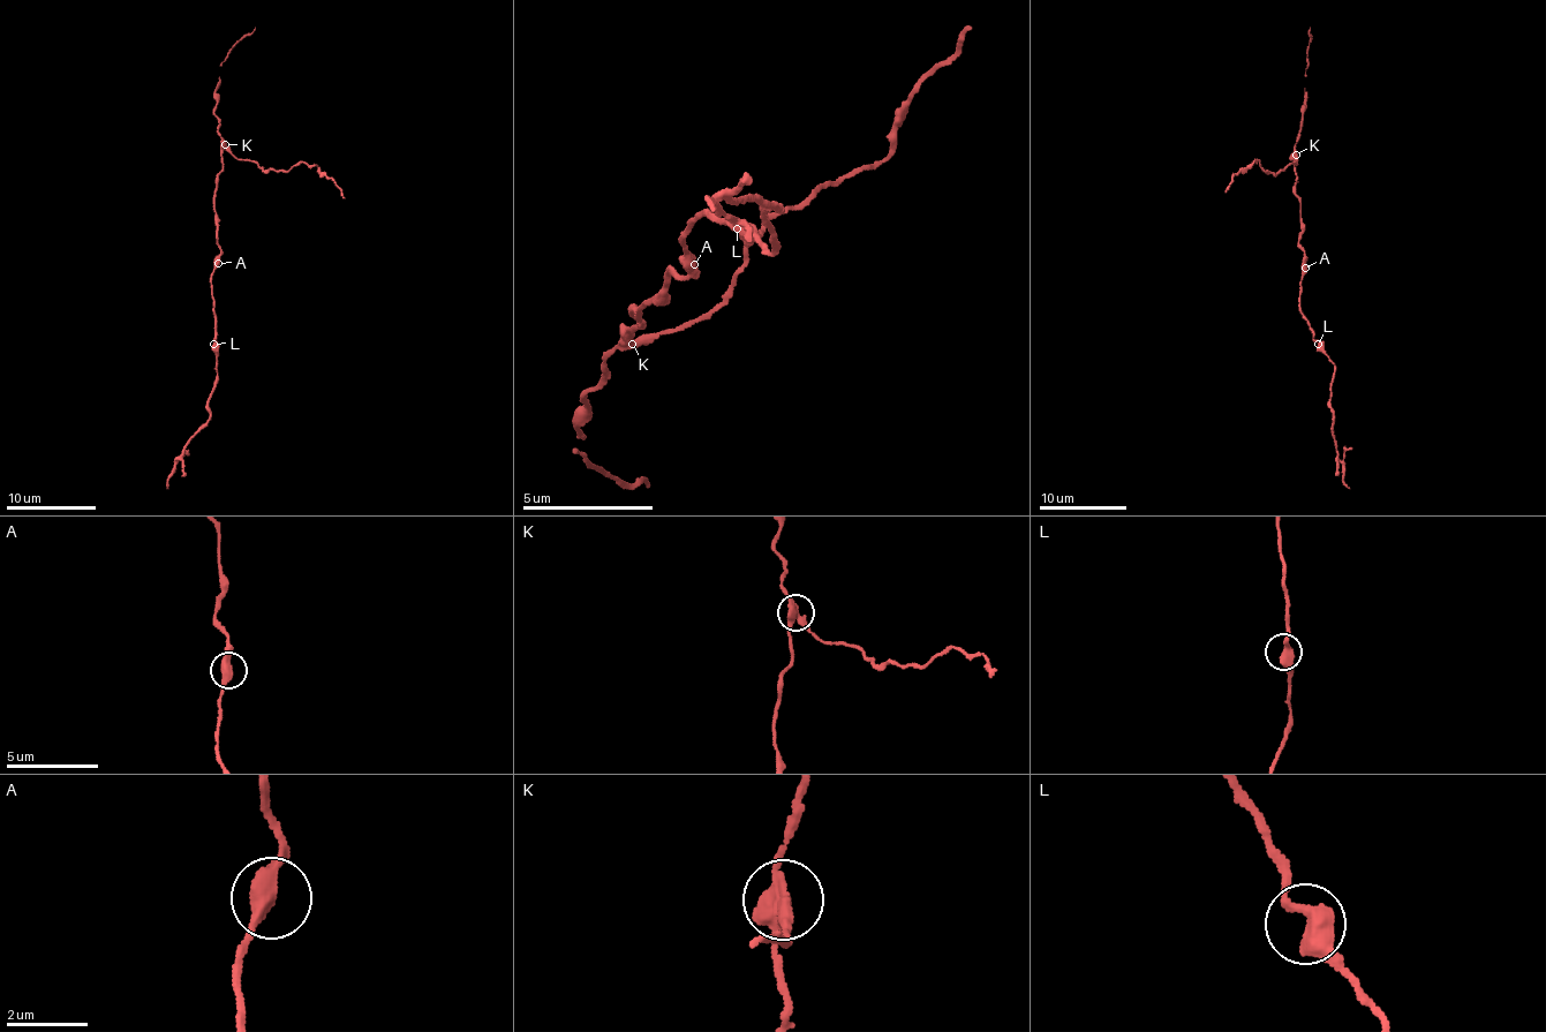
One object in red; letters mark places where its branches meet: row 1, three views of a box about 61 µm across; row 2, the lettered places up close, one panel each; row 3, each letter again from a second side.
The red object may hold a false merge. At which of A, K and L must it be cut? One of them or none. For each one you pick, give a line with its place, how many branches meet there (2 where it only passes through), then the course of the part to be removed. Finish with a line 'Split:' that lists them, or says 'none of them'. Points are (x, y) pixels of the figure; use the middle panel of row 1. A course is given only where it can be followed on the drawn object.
K: place (632, 344); branches 3; course (634, 343), (694, 325), (731, 285), (751, 238), (845, 178), (880, 164), (894, 108), (971, 29)
Split: K

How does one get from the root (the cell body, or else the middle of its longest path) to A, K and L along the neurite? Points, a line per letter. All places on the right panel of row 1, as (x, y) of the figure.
A: (1303, 249), (1305, 268)
K: (1303, 249), (1298, 241), (1299, 198), (1296, 194), (1295, 153)
L: (1303, 249), (1299, 314), (1318, 344)

